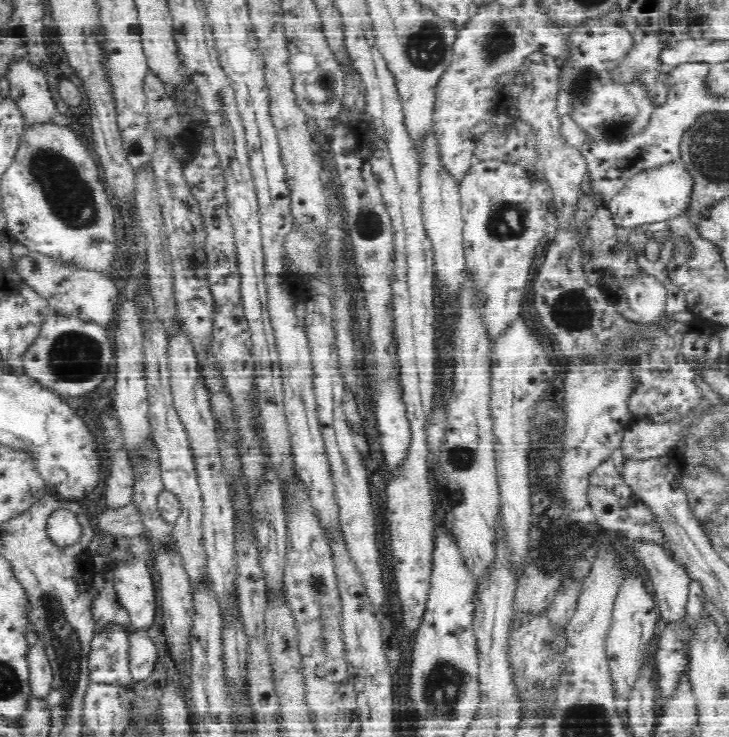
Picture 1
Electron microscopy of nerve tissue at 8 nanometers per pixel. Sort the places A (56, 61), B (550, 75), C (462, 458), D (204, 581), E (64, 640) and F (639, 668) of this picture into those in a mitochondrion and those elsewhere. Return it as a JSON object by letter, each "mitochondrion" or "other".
{"A":"other","B":"other","C":"mitochondrion","D":"other","E":"mitochondrion","F":"other"}

